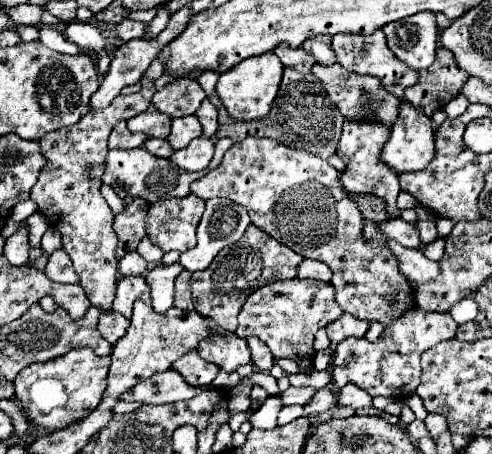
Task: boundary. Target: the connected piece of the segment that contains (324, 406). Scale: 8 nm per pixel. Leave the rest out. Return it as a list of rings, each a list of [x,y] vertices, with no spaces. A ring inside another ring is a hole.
[[[325,386],[321,388],[313,400],[305,406],[305,416],[311,416],[311,414],[319,414],[319,412],[325,412],[329,408],[337,406],[337,394],[331,390],[331,386]]]

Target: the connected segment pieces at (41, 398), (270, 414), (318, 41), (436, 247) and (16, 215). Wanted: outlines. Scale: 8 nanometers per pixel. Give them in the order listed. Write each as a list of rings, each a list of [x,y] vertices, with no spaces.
[[[77,348],[49,362],[27,366],[13,380],[15,402],[23,408],[27,418],[37,428],[45,428],[51,432],[65,428],[69,426],[69,422],[81,420],[97,408],[107,388],[105,378],[109,362],[111,362],[109,356],[97,356],[89,348]]]
[[[269,396],[263,402],[263,406],[249,418],[249,422],[253,424],[253,428],[263,428],[263,430],[275,428],[277,426],[277,414],[279,414],[281,408],[283,408],[281,398],[279,396]]]
[[[315,36],[303,44],[303,50],[309,52],[317,64],[329,66],[335,62],[335,54],[331,48],[331,36]]]
[[[437,238],[433,240],[431,244],[427,244],[427,248],[423,250],[423,254],[429,258],[429,260],[439,260],[443,256],[443,250],[445,250],[445,240],[443,238]]]
[[[25,200],[25,202],[19,202],[19,204],[13,208],[11,218],[13,218],[15,222],[19,222],[19,220],[29,218],[29,216],[35,214],[35,212],[37,212],[37,204],[35,204],[33,200]]]

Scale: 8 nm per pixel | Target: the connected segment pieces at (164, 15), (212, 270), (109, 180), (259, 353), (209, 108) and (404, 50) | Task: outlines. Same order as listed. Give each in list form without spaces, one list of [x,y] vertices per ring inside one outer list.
[[[161,4],[157,6],[157,16],[147,22],[147,32],[145,32],[145,38],[155,38],[169,22],[169,12],[167,12],[167,4]]]
[[[249,226],[247,232],[239,242],[233,246],[223,248],[217,258],[209,264],[209,268],[193,274],[193,304],[195,310],[201,316],[207,316],[213,320],[215,326],[219,326],[225,332],[235,332],[237,328],[237,314],[247,300],[247,296],[273,282],[273,280],[289,280],[297,276],[297,266],[301,264],[301,256],[289,250],[287,246],[281,246],[281,242],[269,238],[263,230],[257,226]]]
[[[133,148],[133,150],[109,150],[103,182],[109,186],[121,186],[121,190],[125,190],[125,194],[129,196],[155,202],[159,198],[189,196],[189,184],[201,176],[203,176],[201,172],[185,172],[177,168],[169,160],[149,154],[145,148]]]
[[[247,338],[247,344],[251,350],[251,362],[259,370],[269,370],[273,366],[273,356],[271,356],[269,348],[259,338]]]
[[[205,98],[205,100],[201,102],[201,106],[199,106],[199,110],[195,112],[195,116],[199,118],[201,128],[203,128],[201,136],[203,136],[203,138],[213,138],[215,132],[219,130],[219,124],[217,124],[217,110],[215,110],[215,106]]]
[[[419,12],[415,16],[389,22],[383,28],[391,52],[413,70],[433,64],[439,28],[433,12]]]

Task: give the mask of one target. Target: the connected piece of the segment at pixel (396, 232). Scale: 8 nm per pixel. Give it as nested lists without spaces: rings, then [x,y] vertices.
[[[401,218],[385,220],[385,222],[379,224],[379,226],[381,226],[381,232],[383,232],[387,238],[391,238],[391,240],[395,240],[395,242],[407,246],[407,248],[417,248],[419,242],[421,242],[415,224],[403,222]]]

